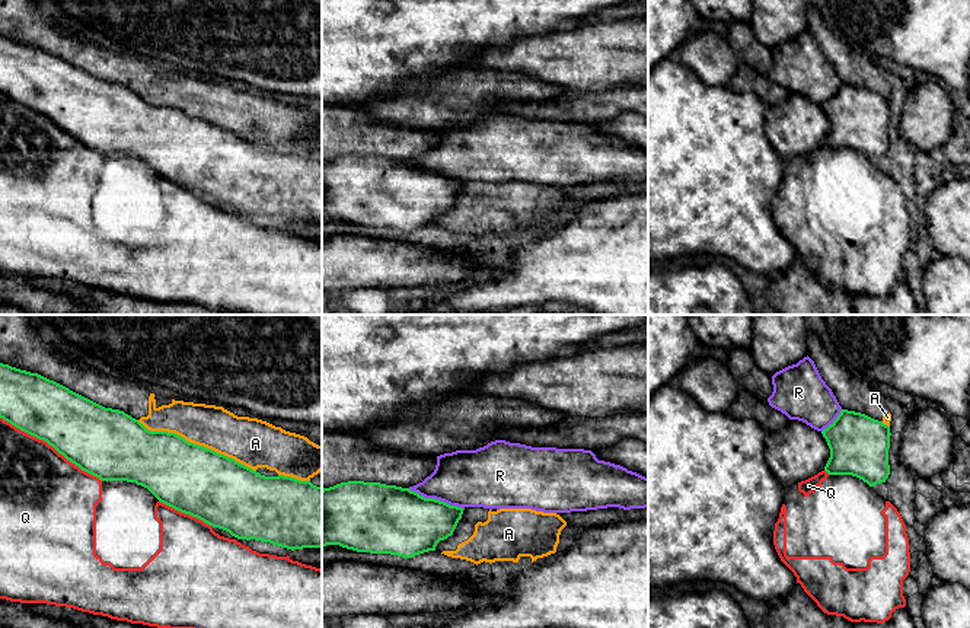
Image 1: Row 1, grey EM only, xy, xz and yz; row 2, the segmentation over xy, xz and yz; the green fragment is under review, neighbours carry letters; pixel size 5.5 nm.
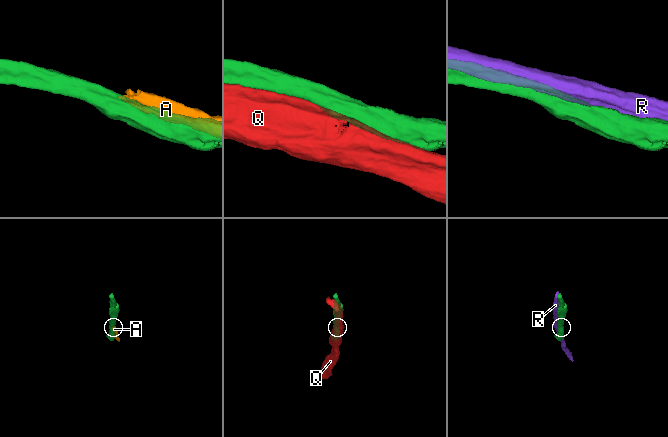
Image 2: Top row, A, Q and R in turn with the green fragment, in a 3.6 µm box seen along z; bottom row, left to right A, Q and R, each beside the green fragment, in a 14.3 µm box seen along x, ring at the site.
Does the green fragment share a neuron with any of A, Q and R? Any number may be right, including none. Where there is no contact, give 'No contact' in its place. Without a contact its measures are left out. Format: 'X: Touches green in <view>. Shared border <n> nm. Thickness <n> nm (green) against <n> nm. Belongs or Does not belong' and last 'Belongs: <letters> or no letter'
A: Touches green in xy. Shared border 700 nm. Thickness 380 nm (green) against 240 nm. Does not belong
Q: Touches green in xy. Shared border 650 nm. Thickness 360 nm (green) against 440 nm. Does not belong
R: Touches green in xz. Shared border 340 nm. Thickness 380 nm (green) against 320 nm. Does not belong
Belongs: no letter

